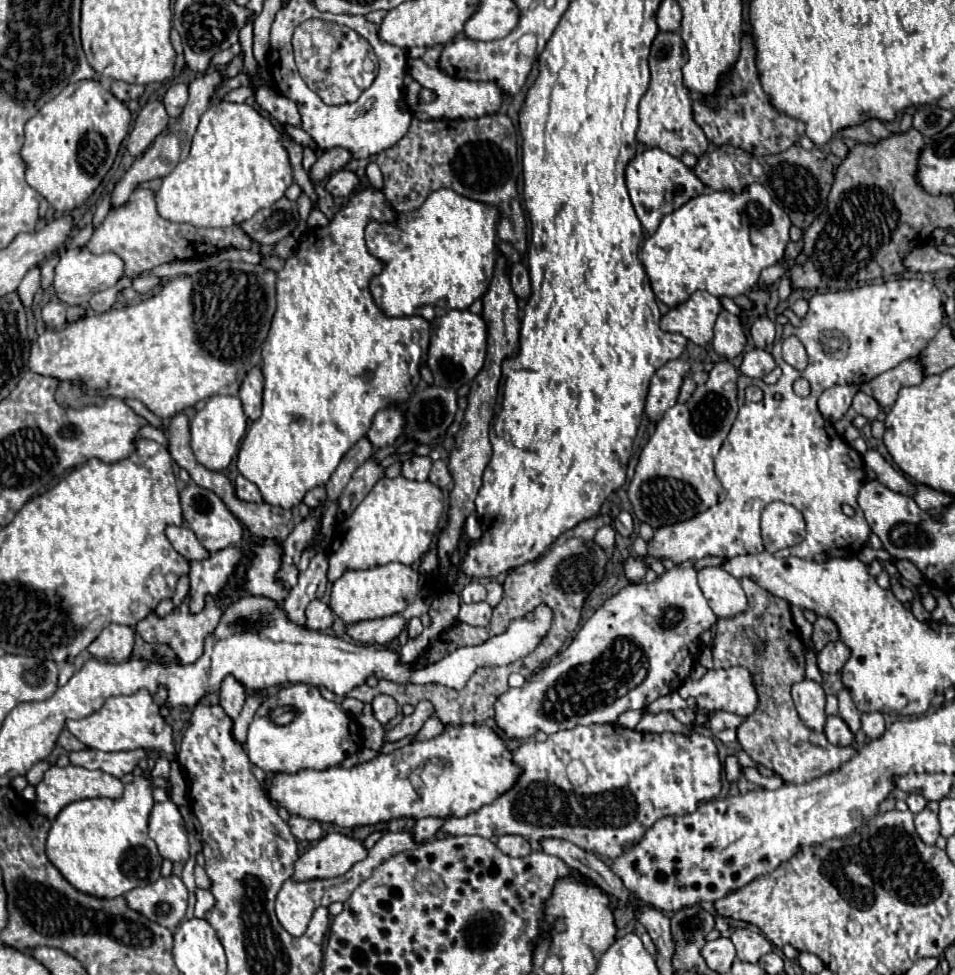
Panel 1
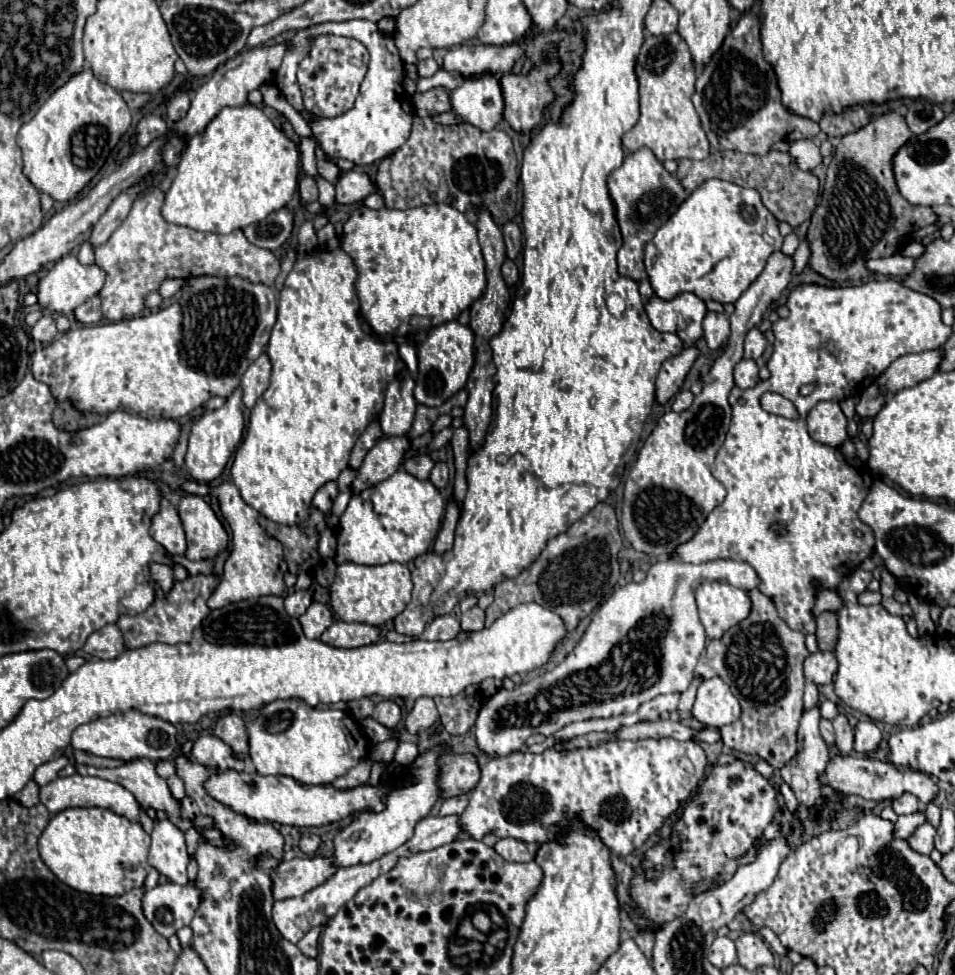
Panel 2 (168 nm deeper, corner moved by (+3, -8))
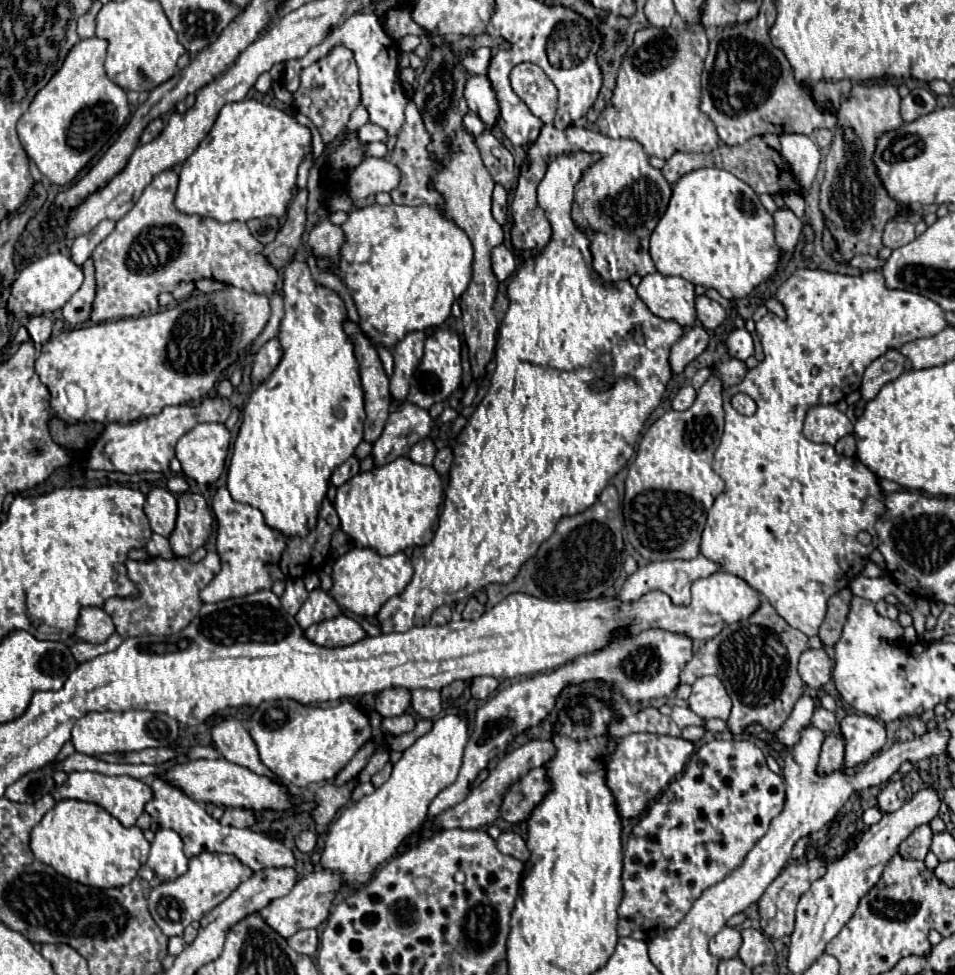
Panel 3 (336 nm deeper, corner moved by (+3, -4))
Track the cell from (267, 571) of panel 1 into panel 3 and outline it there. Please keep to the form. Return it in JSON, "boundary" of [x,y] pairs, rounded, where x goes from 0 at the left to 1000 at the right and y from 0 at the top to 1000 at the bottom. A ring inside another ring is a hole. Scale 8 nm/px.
{"boundary":[[[230,499],[222,512],[222,524],[228,532],[228,569],[232,573],[230,588],[209,606],[214,618],[237,616],[241,612],[253,612],[272,604],[283,604],[287,596],[297,594],[293,586],[293,571],[299,563],[297,549],[279,538],[274,526],[262,518],[243,512],[237,499]]]}

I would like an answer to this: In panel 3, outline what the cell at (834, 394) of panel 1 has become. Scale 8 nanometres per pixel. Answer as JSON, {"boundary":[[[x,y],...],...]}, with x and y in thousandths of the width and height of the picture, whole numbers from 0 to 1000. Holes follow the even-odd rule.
{"boundary":[[[854,415],[844,424],[842,446],[852,454],[875,456],[877,450],[892,444],[892,434],[873,415]]]}

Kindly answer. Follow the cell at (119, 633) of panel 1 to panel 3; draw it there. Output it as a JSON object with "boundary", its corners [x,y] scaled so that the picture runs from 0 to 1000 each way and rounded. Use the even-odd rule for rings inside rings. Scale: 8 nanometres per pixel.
{"boundary":[[[90,623],[84,627],[82,643],[80,643],[80,653],[90,657],[90,659],[111,659],[113,653],[119,649],[119,639],[115,631],[111,631],[103,623]]]}

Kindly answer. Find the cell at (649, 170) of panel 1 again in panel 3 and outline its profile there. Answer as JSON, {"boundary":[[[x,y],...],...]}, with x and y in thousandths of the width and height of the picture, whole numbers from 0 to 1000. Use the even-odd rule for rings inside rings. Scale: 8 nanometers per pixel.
{"boundary":[[[559,65],[540,67],[534,75],[534,83],[536,83],[536,91],[553,108],[553,112],[570,124],[563,145],[553,153],[555,173],[545,179],[542,192],[538,196],[536,251],[545,255],[549,264],[555,264],[576,247],[578,241],[576,229],[570,223],[570,216],[561,208],[561,192],[570,182],[574,165],[593,155],[626,155],[630,163],[622,167],[612,177],[609,186],[603,190],[603,202],[599,214],[599,223],[603,231],[609,233],[620,243],[618,257],[620,257],[622,278],[637,288],[660,286],[662,282],[674,284],[685,280],[687,274],[679,259],[679,245],[683,241],[683,235],[695,221],[695,214],[699,212],[699,202],[704,202],[704,190],[697,186],[691,173],[685,173],[681,169],[674,151],[668,145],[639,143],[609,130],[595,130],[591,134],[582,132],[578,128],[578,122],[582,114],[584,93],[580,85],[572,79],[572,75]]]}

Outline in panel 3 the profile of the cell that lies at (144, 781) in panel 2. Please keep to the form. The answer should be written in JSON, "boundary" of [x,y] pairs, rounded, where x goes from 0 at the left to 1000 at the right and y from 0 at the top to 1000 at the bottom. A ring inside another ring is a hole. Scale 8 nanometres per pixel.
{"boundary":[[[161,797],[157,803],[157,809],[159,809],[161,817],[153,824],[153,832],[168,848],[182,850],[191,858],[193,873],[195,873],[197,881],[201,881],[214,873],[226,873],[226,875],[239,875],[239,877],[249,879],[264,893],[272,893],[279,889],[306,889],[308,887],[306,873],[299,871],[295,865],[291,865],[274,854],[268,854],[266,850],[247,850],[247,848],[230,846],[230,842],[220,838],[203,819],[199,819],[193,811],[188,811],[174,799]]]}

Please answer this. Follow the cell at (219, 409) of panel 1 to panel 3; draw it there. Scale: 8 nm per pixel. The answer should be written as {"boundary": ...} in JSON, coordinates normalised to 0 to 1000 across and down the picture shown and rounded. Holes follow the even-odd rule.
{"boundary":[[[209,434],[184,456],[184,469],[195,489],[205,495],[224,495],[237,477],[241,442],[232,434]]]}

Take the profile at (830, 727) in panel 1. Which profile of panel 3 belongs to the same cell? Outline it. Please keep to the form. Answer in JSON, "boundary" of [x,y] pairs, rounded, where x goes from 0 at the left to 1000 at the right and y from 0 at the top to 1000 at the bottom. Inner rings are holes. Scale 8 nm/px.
{"boundary":[[[857,725],[852,729],[852,733],[850,733],[850,744],[857,746],[859,750],[863,750],[863,752],[869,752],[873,748],[873,744],[875,744],[875,735],[873,735],[873,731]]]}

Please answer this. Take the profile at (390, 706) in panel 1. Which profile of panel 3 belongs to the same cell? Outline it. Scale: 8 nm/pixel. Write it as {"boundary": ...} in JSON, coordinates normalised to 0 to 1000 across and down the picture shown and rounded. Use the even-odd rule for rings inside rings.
{"boundary":[[[404,707],[394,715],[394,729],[400,735],[415,735],[421,733],[429,723],[429,709],[427,707]]]}

